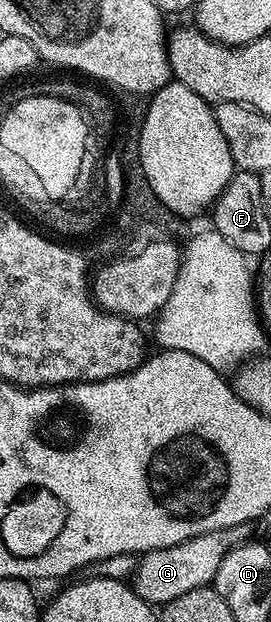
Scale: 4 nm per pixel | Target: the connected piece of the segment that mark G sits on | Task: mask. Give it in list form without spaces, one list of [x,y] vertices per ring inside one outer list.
[[[243,524],[241,526],[230,527],[223,531],[202,534],[201,537],[191,538],[189,541],[183,542],[181,545],[171,546],[169,549],[146,552],[141,557],[140,567],[138,567],[137,572],[133,576],[135,592],[138,593],[146,603],[152,605],[166,605],[177,601],[177,597],[182,597],[185,593],[192,592],[193,589],[201,589],[202,587],[212,584],[217,571],[219,571],[221,567],[221,563],[223,563],[231,549],[248,540],[248,531],[251,531],[250,526]]]

